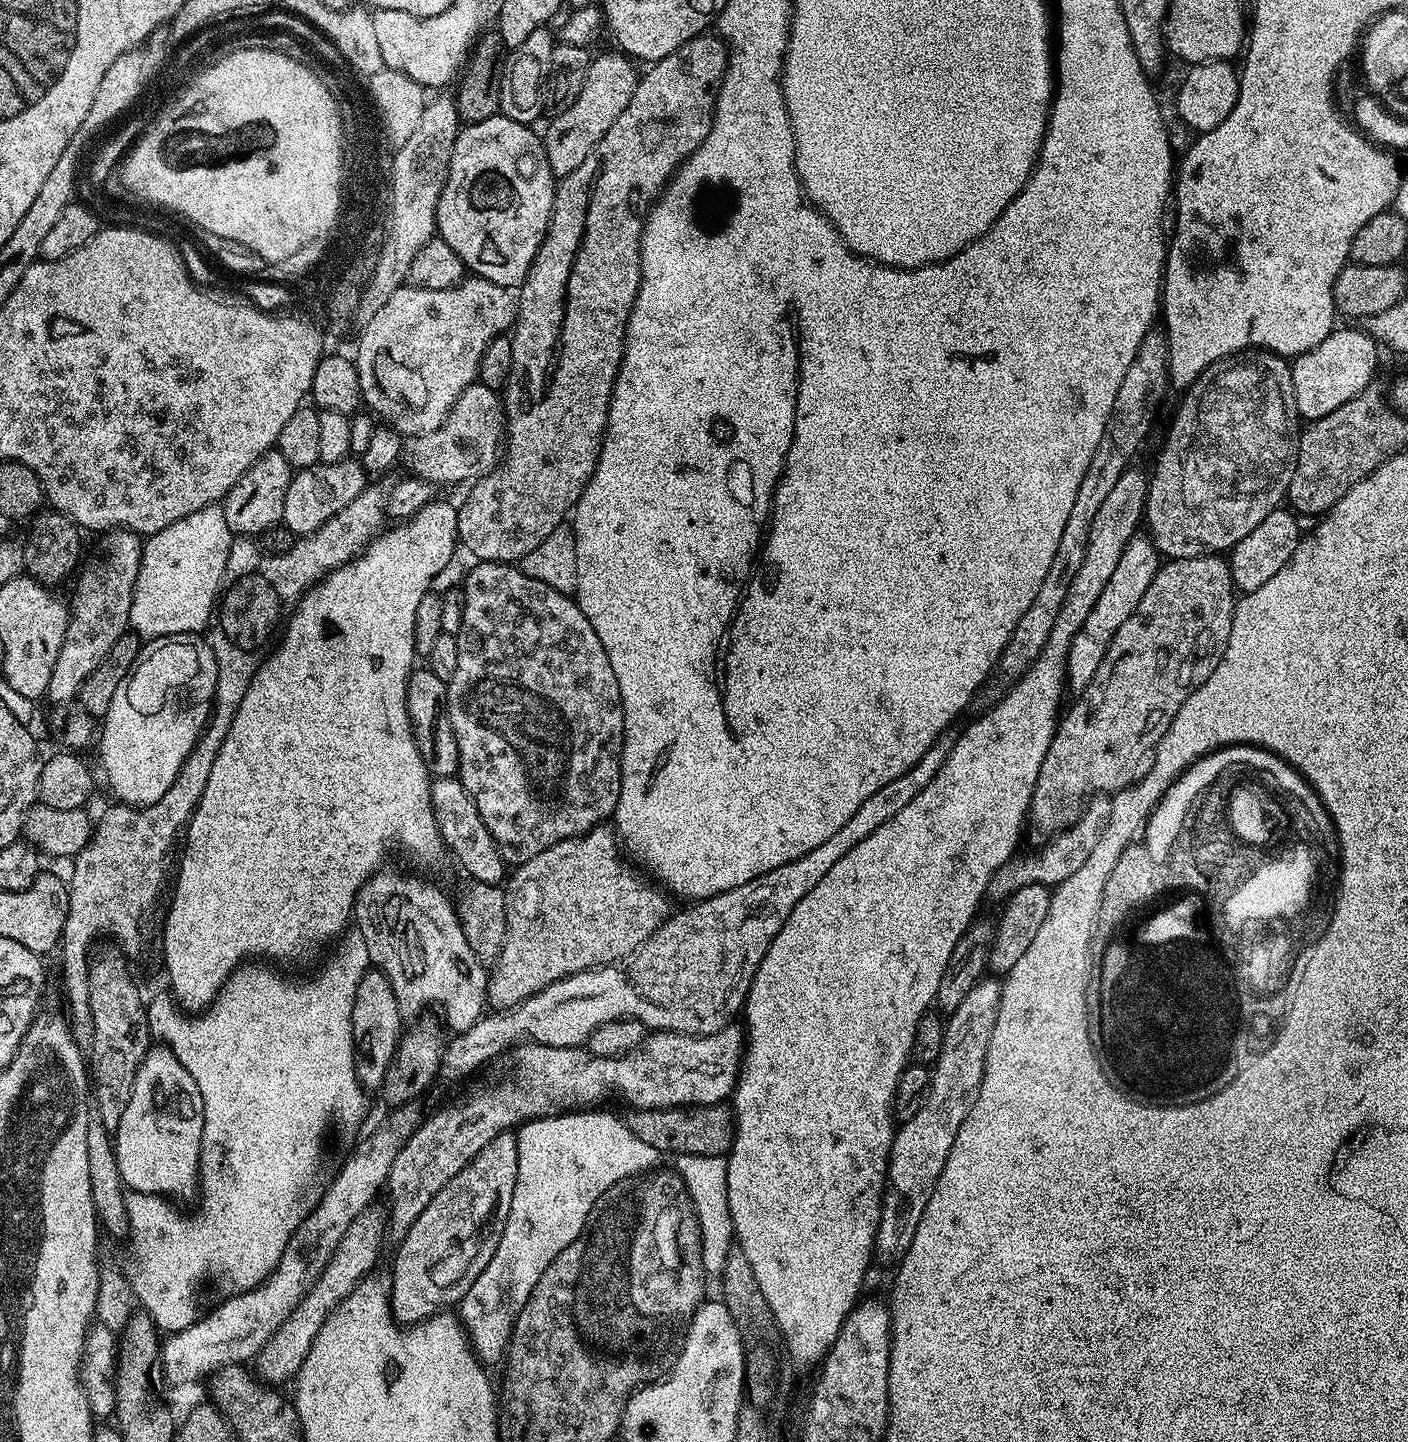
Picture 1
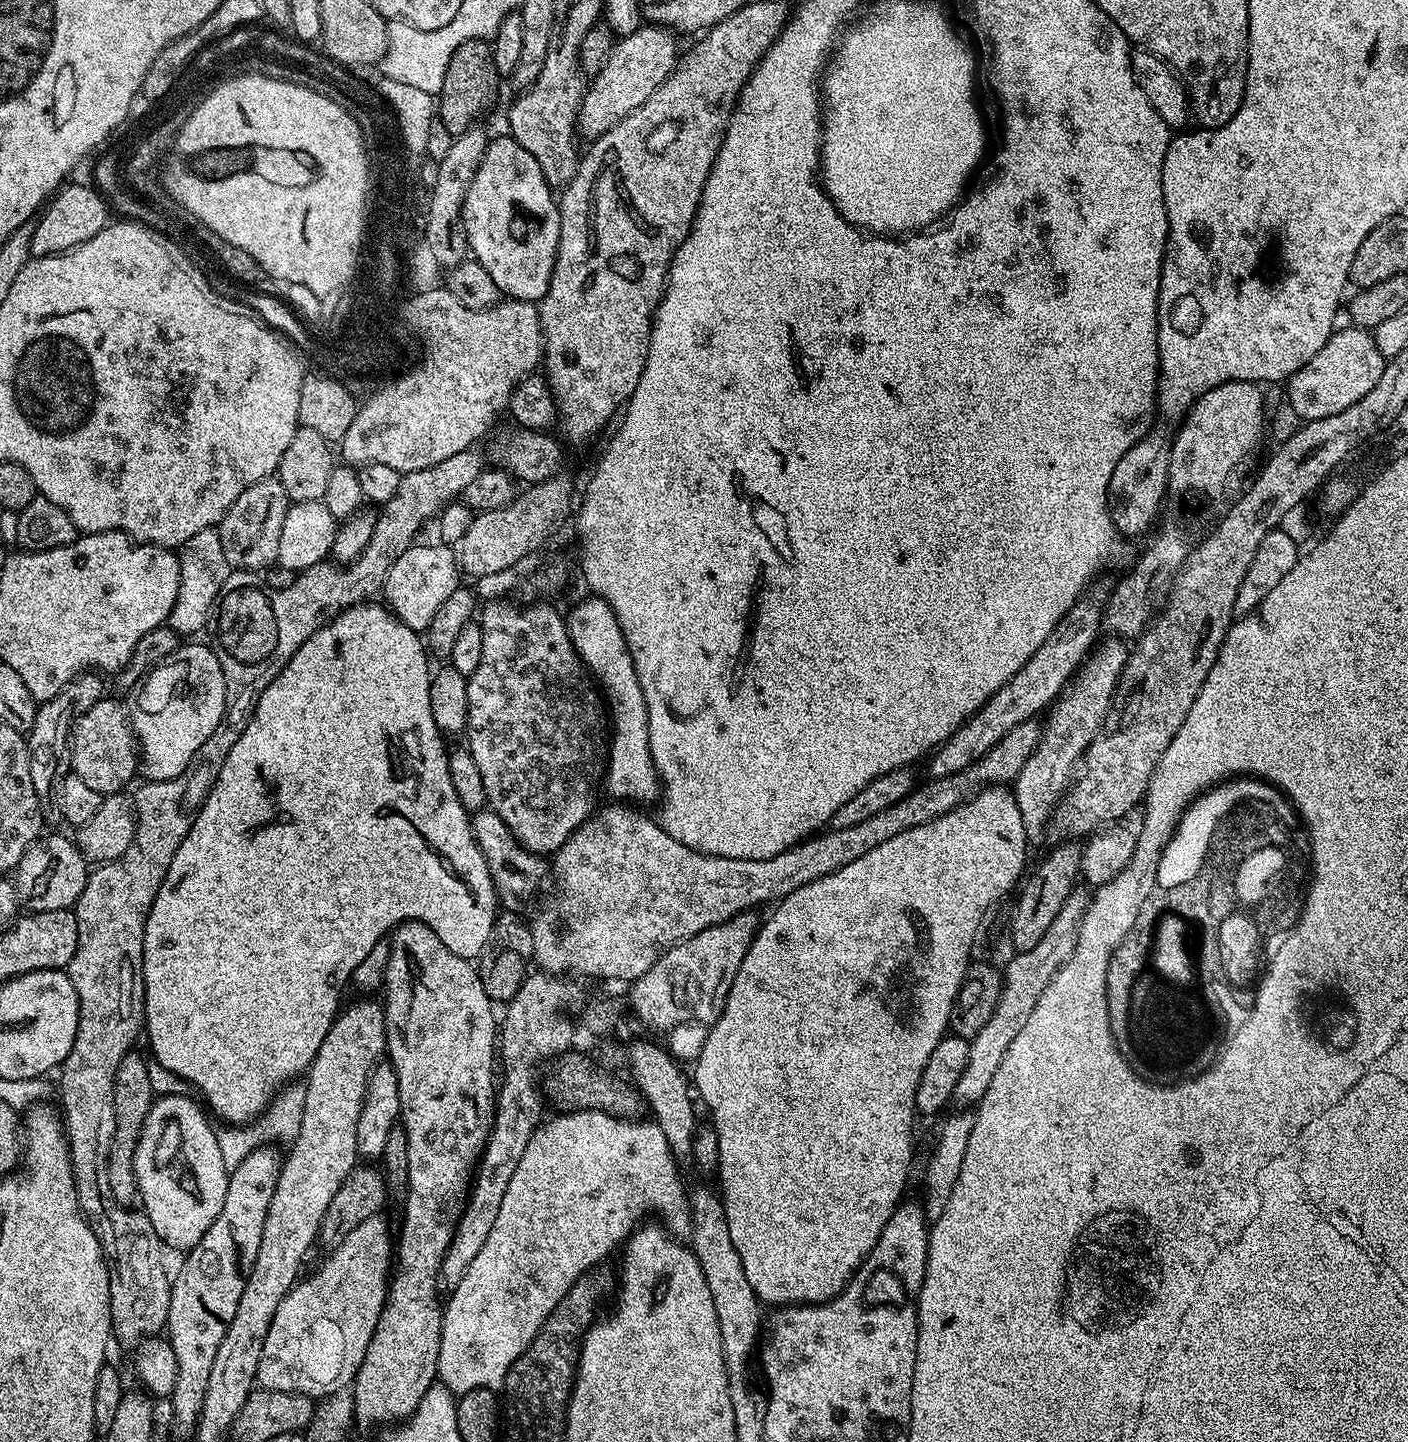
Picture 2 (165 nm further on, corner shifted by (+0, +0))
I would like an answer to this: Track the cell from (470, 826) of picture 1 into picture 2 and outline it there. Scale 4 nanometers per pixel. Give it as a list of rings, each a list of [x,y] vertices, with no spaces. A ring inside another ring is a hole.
[[[491,810],[477,812],[472,816],[472,833],[486,858],[486,866],[490,870],[490,878],[494,882],[496,899],[507,911],[517,914],[523,913],[523,908],[532,900],[532,895],[540,888],[544,879],[549,879],[550,864],[543,855],[526,850],[510,834],[506,822],[498,818],[498,814]]]

